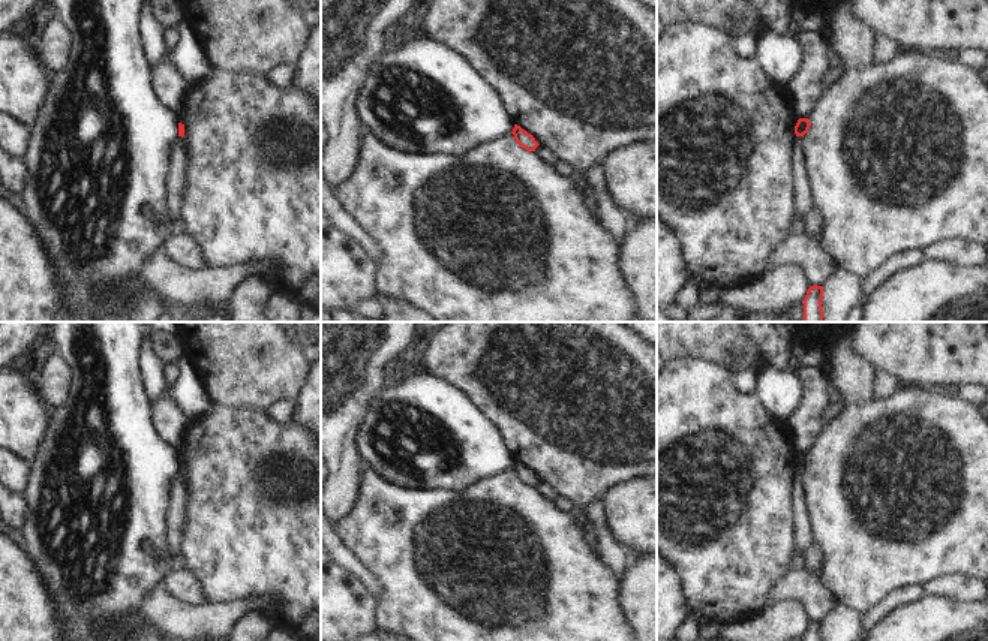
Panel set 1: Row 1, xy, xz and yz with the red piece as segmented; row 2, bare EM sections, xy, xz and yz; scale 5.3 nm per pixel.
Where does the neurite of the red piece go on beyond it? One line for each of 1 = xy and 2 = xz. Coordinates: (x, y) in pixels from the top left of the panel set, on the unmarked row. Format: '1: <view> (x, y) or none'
1: none
2: none

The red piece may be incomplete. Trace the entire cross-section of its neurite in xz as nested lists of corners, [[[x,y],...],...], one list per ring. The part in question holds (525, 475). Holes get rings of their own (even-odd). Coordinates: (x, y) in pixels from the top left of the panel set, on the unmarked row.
[[[514,460],[514,464],[511,469],[514,470],[516,478],[528,487],[535,487],[535,484],[540,481],[531,469],[523,466],[517,460]]]

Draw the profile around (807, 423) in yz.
[[[802,367],[798,376],[804,385],[802,401],[786,421],[793,430],[799,454],[808,454],[823,430],[823,413],[834,401],[823,367]]]

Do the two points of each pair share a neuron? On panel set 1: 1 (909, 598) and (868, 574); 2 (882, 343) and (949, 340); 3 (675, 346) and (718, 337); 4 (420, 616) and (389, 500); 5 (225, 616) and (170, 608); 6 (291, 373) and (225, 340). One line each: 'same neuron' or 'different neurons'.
1: different neurons
2: same neuron
3: same neuron
4: same neuron
5: same neuron
6: same neuron

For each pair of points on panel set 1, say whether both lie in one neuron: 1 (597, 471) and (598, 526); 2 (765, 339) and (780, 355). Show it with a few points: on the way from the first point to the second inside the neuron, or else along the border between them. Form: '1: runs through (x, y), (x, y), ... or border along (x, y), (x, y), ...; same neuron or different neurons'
1: border along (600, 497), (582, 505); different neurons
2: runs through (769, 343), (775, 351); same neuron

